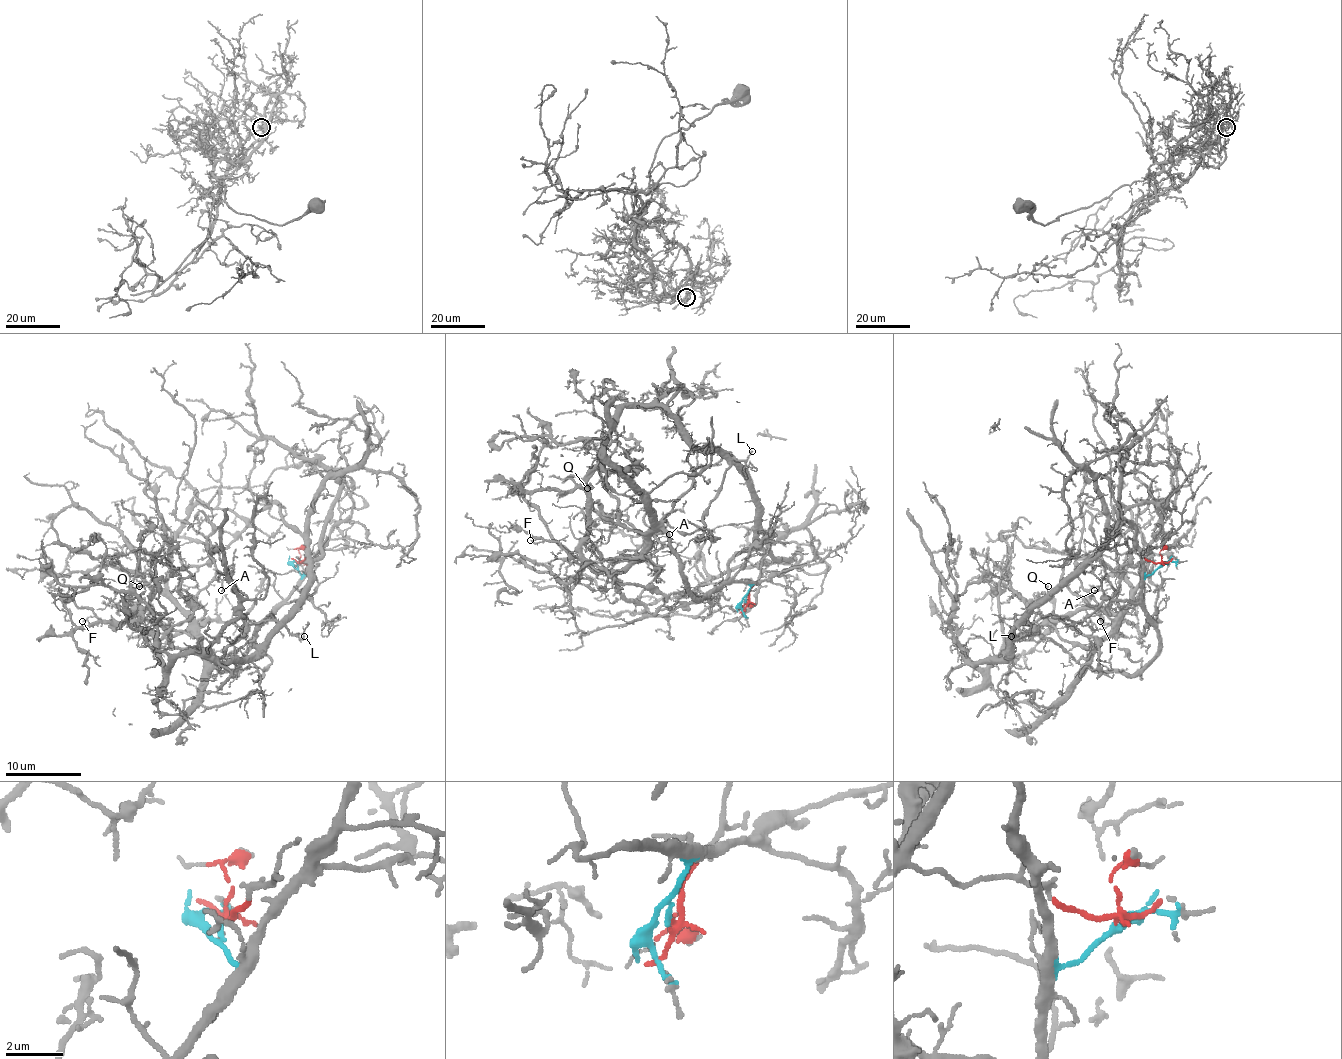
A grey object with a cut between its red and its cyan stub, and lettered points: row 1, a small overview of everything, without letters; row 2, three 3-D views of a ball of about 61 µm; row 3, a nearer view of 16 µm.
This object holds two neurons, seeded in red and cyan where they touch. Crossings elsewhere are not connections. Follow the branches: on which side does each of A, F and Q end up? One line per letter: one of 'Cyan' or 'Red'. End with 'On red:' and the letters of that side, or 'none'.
A: Cyan
F: Cyan
Q: Red
On red: Q

